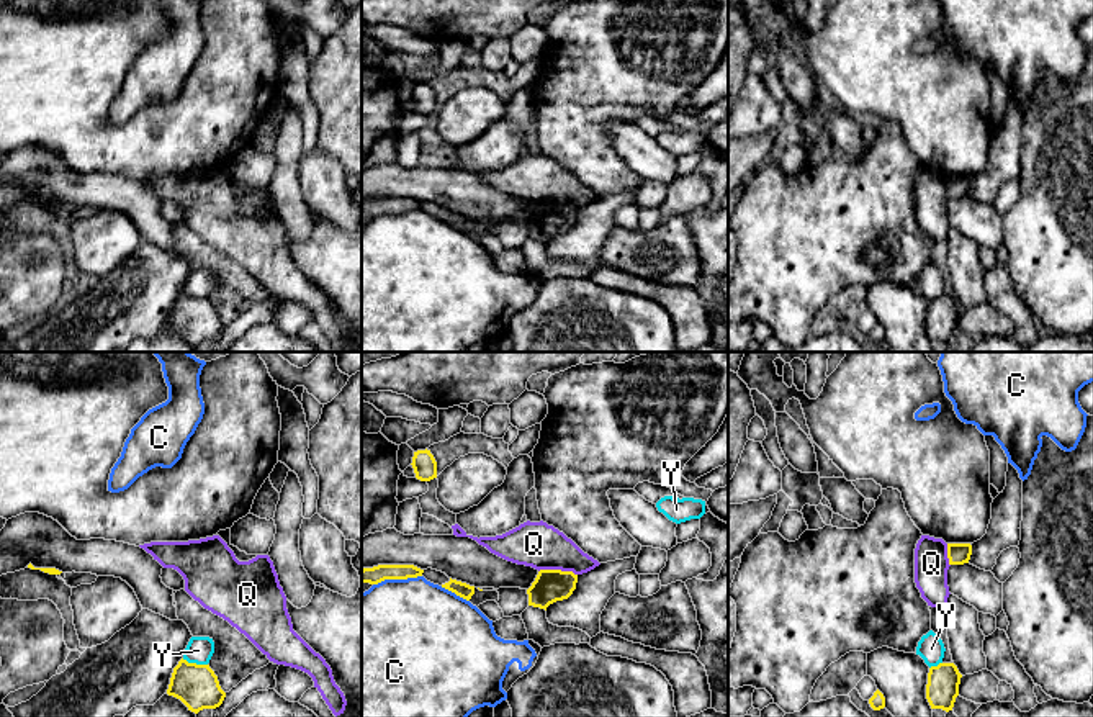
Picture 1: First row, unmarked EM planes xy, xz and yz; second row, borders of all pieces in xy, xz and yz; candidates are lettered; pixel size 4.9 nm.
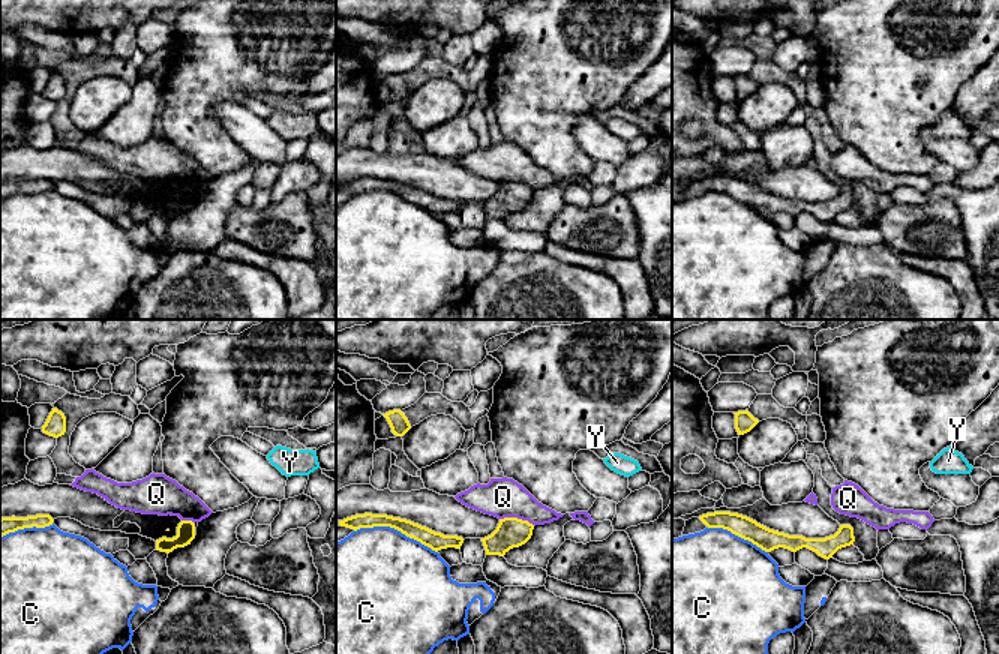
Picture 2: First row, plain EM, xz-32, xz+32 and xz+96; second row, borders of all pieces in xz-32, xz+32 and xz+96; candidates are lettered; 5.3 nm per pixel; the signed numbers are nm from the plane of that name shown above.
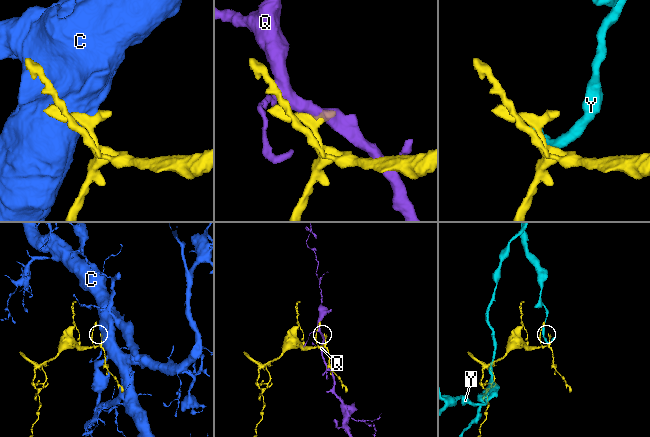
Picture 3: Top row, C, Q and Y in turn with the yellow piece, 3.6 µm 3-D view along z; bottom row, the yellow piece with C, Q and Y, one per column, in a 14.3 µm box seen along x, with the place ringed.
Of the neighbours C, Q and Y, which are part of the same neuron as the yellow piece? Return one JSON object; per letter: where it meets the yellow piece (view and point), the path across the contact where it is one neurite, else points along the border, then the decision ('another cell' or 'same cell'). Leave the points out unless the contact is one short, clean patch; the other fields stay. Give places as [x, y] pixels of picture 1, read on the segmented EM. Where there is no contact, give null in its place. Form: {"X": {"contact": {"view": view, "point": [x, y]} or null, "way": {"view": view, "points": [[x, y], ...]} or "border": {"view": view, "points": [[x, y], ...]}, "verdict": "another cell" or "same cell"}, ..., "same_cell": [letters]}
{"C": {"contact": {"view": "xz", "point": [396, 578]}, "verdict": "another cell"}, "Q": {"contact": {"view": "xz", "point": [558, 570]}, "verdict": "another cell"}, "Y": {"contact": {"view": "xy", "point": [195, 663]}, "border": {"view": "xy", "points": [[182, 658], [206, 665]]}, "verdict": "another cell"}, "same_cell": []}

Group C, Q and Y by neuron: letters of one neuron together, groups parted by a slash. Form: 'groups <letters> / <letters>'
groups C / Q / Y

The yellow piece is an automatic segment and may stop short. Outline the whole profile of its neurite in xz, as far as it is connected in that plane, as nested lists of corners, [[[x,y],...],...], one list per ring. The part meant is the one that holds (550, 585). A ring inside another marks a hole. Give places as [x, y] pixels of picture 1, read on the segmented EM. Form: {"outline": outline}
{"outline": [[[540,570],[532,586],[527,589],[529,606],[545,609],[568,599],[576,589],[578,575],[561,570]]]}

